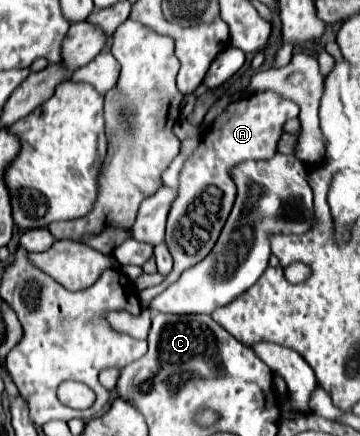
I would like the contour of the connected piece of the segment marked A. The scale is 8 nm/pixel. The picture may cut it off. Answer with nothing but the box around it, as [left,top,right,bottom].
[141,92,299,302]

